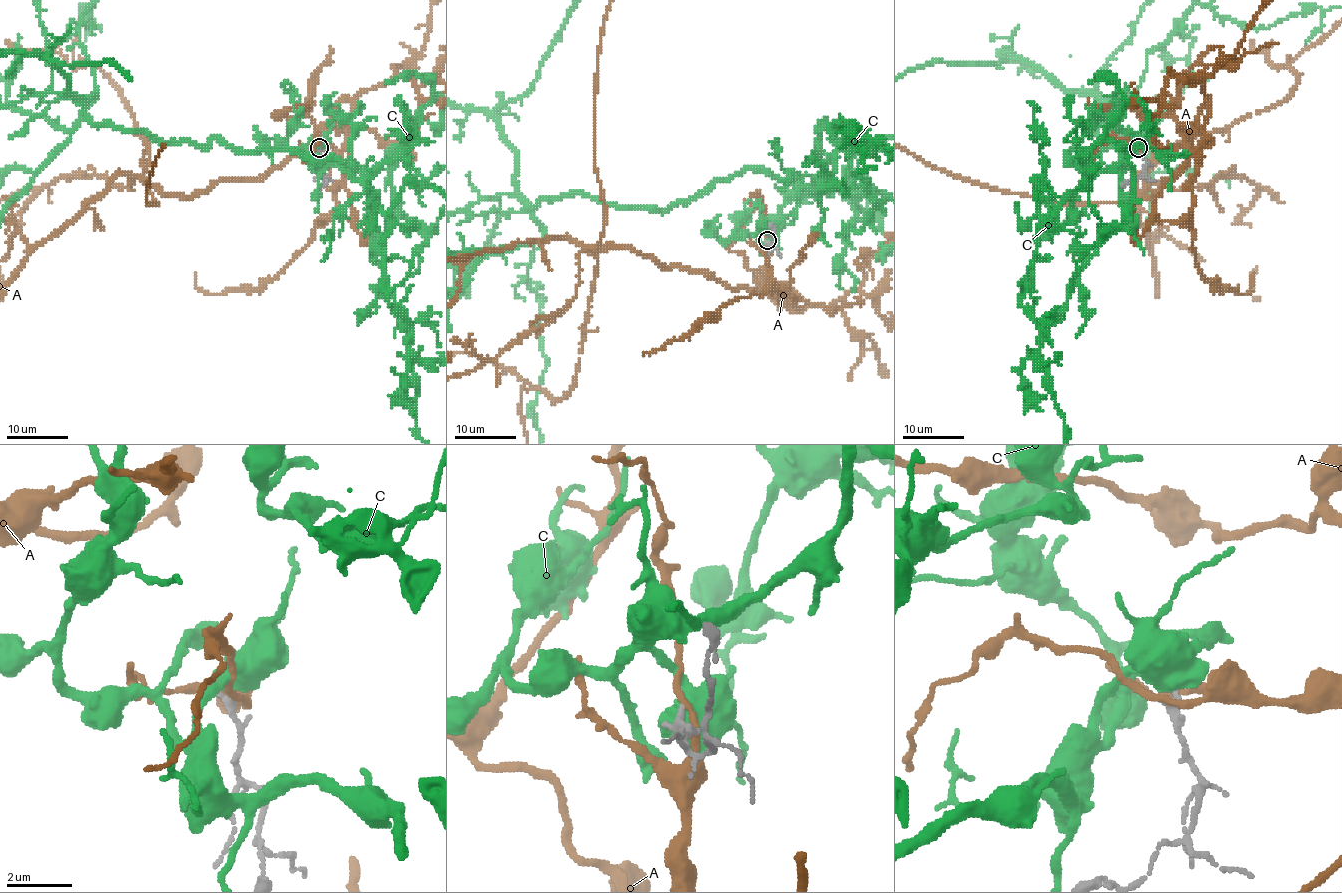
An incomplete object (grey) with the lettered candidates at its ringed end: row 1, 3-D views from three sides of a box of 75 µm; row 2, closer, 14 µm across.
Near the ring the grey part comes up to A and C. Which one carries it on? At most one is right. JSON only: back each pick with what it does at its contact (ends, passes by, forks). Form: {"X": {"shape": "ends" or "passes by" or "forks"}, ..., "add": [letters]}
{"add": []}

